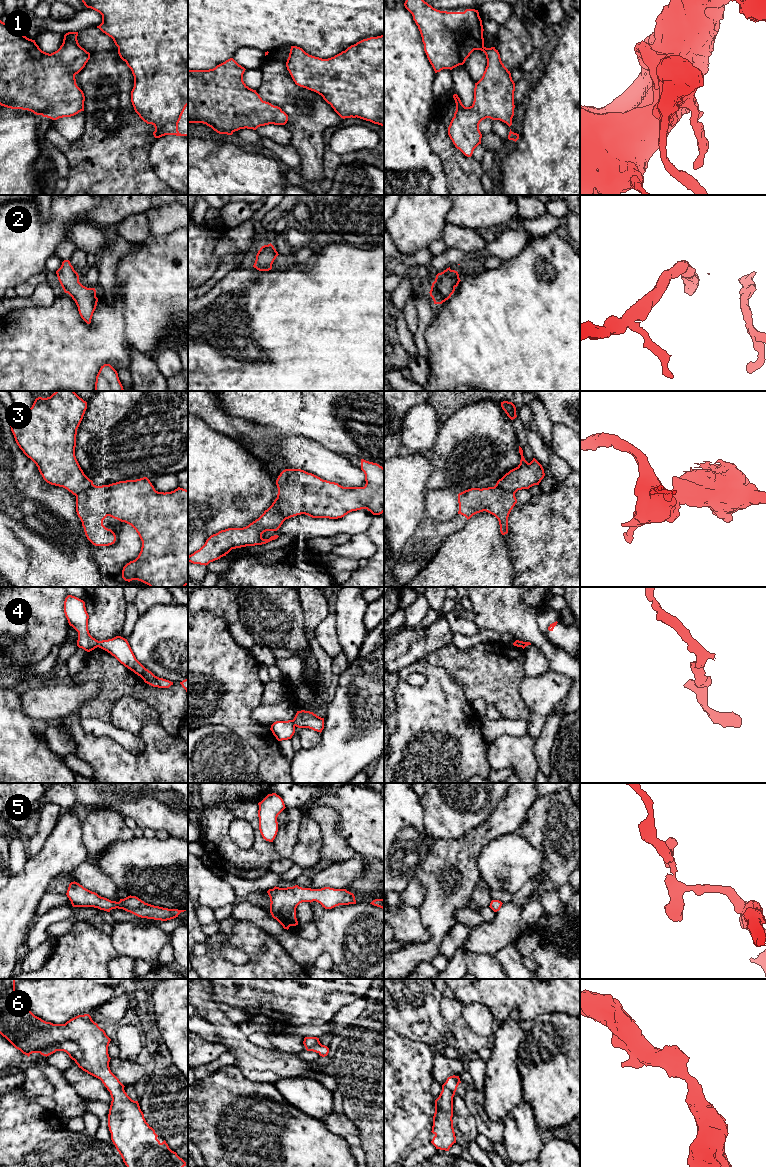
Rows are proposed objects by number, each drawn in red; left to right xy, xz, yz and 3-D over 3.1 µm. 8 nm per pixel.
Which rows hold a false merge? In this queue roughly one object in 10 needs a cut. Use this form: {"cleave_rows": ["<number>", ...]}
{"cleave_rows": ["3", "4"]}

